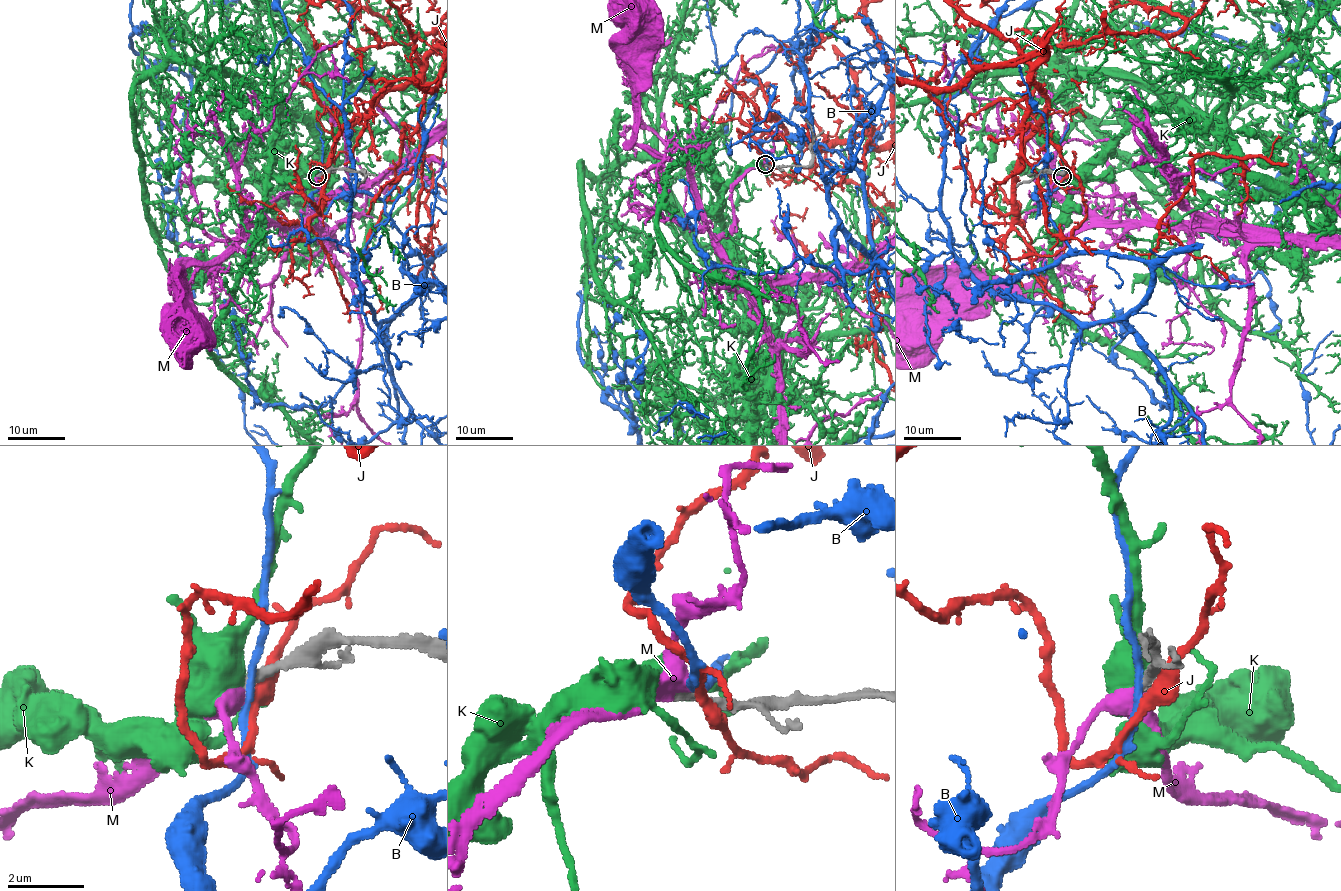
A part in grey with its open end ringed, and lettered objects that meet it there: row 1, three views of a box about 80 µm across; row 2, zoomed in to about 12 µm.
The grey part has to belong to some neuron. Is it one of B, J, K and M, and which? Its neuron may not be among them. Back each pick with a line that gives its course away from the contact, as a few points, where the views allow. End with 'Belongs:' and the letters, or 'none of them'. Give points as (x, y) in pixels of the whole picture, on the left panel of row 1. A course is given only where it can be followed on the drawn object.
M: via (317, 175), (300, 191), (282, 194), (260, 226), (210, 261), (183, 267), (186, 317), (193, 325), (183, 327)
Belongs: M

